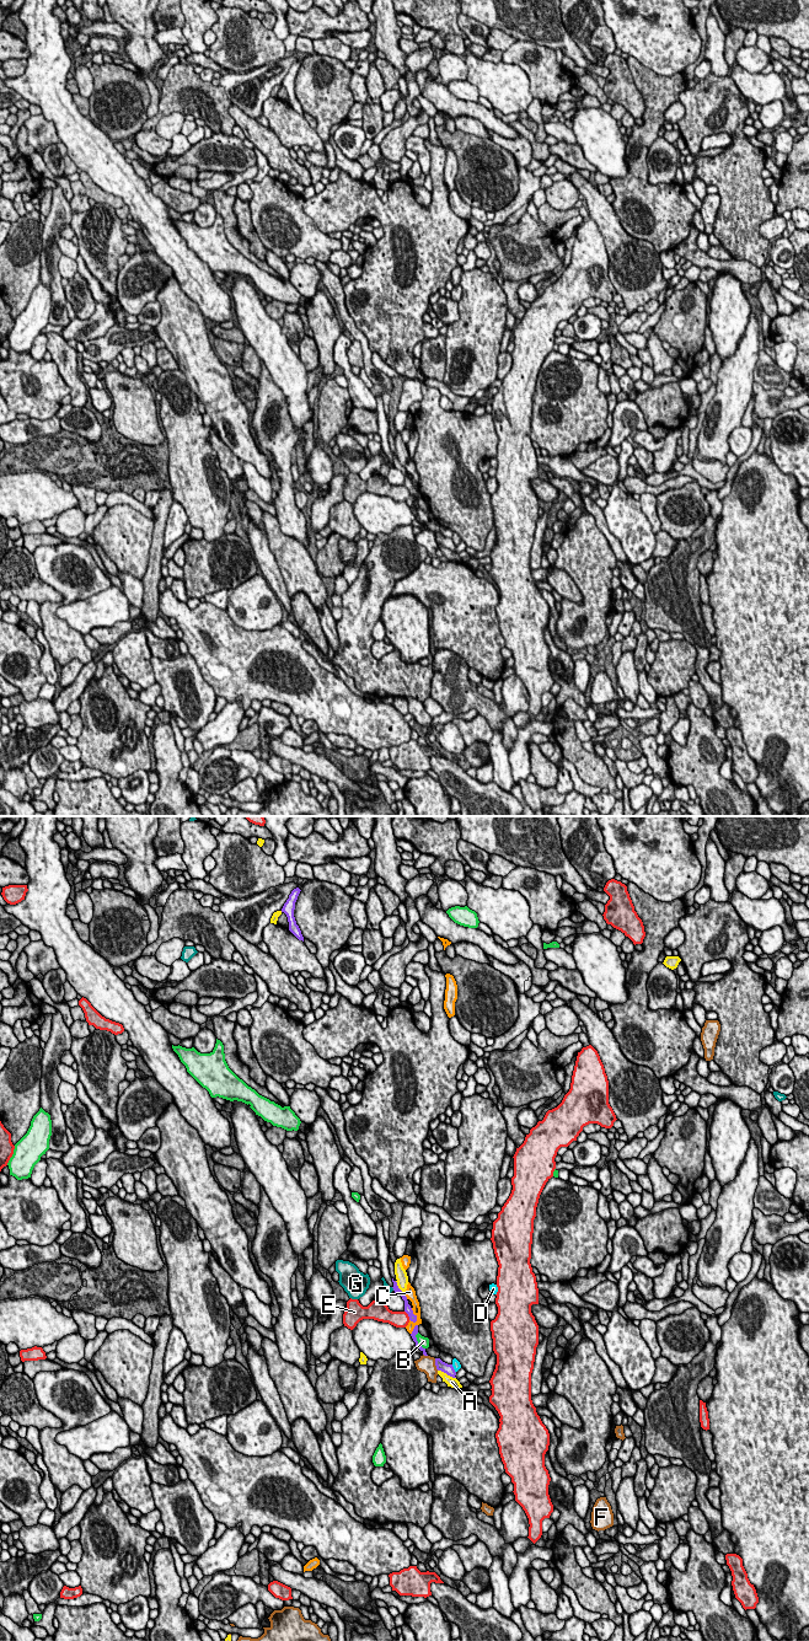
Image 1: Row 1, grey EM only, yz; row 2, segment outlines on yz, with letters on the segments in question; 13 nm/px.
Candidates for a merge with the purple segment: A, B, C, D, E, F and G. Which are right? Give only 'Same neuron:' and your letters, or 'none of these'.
Same neuron: none of these

